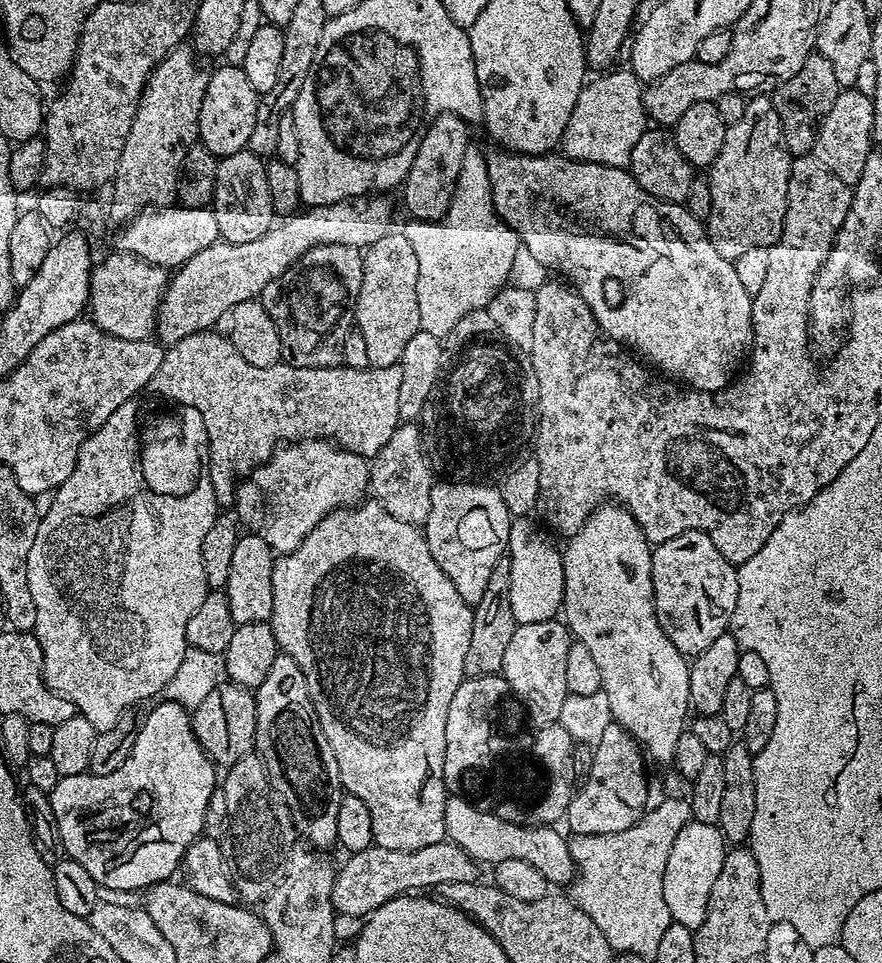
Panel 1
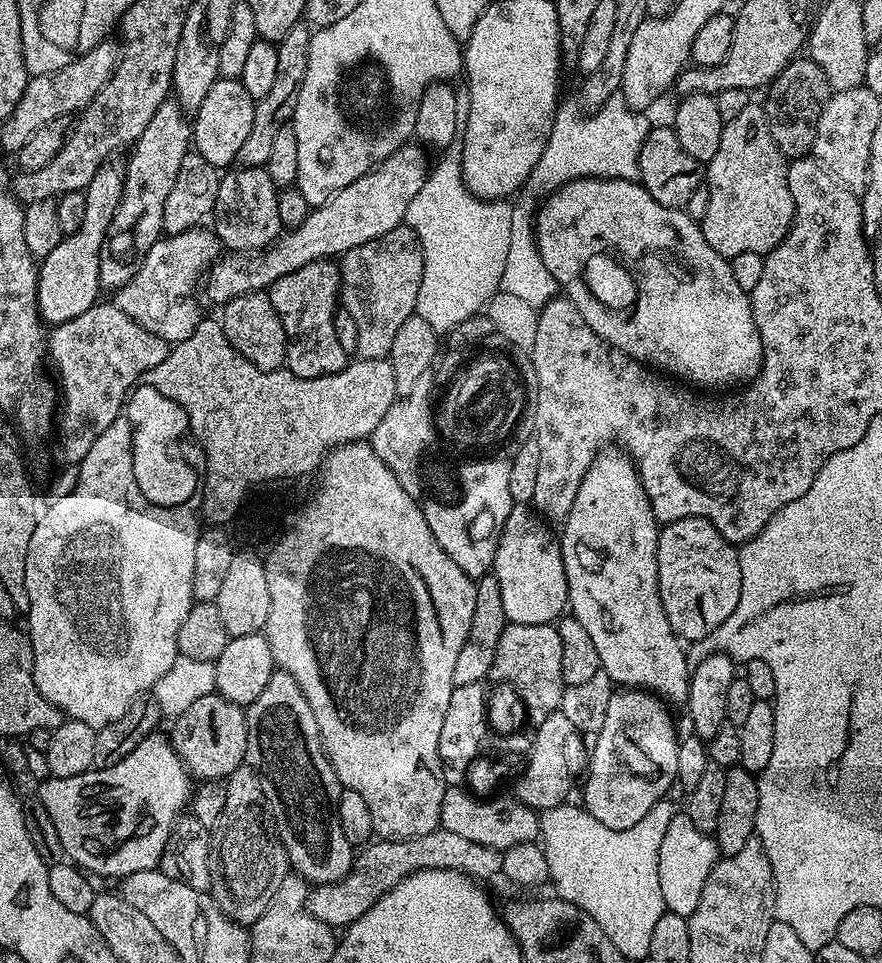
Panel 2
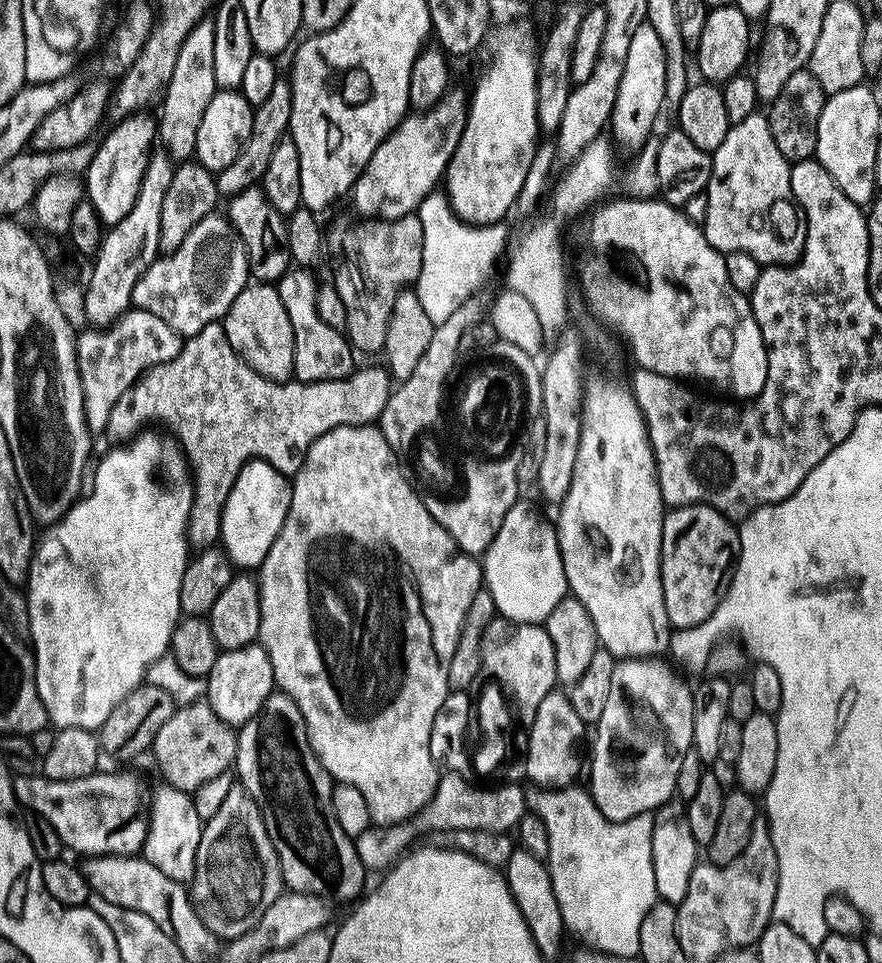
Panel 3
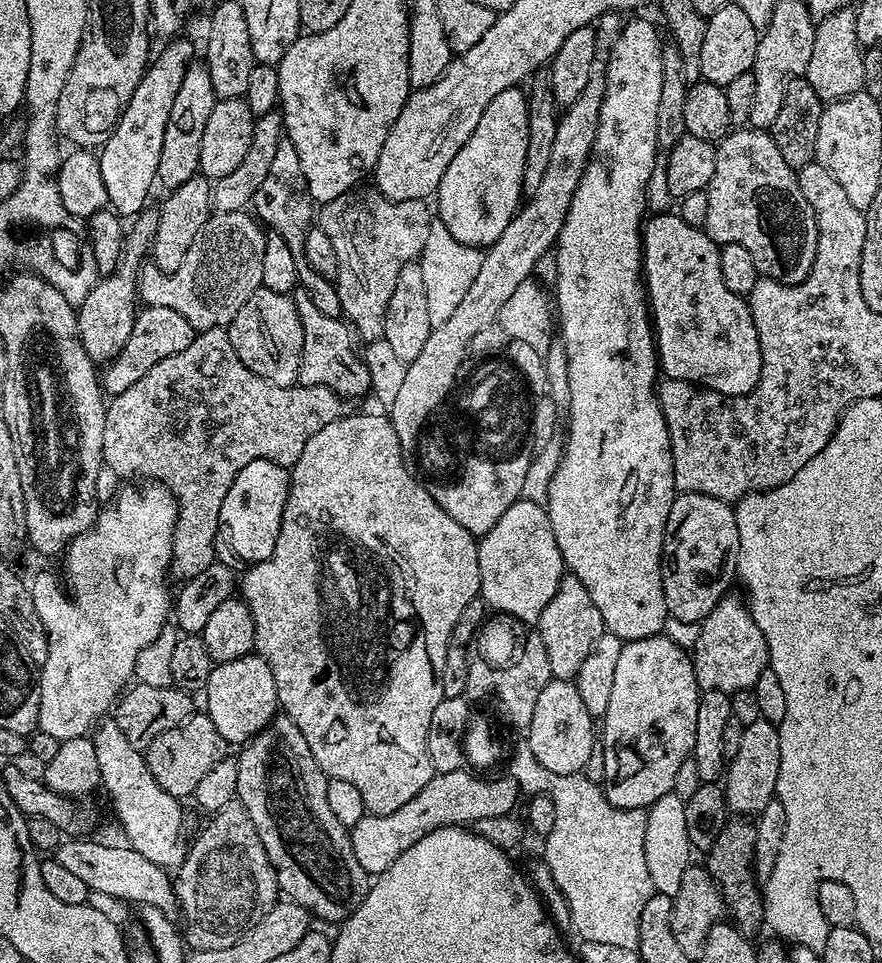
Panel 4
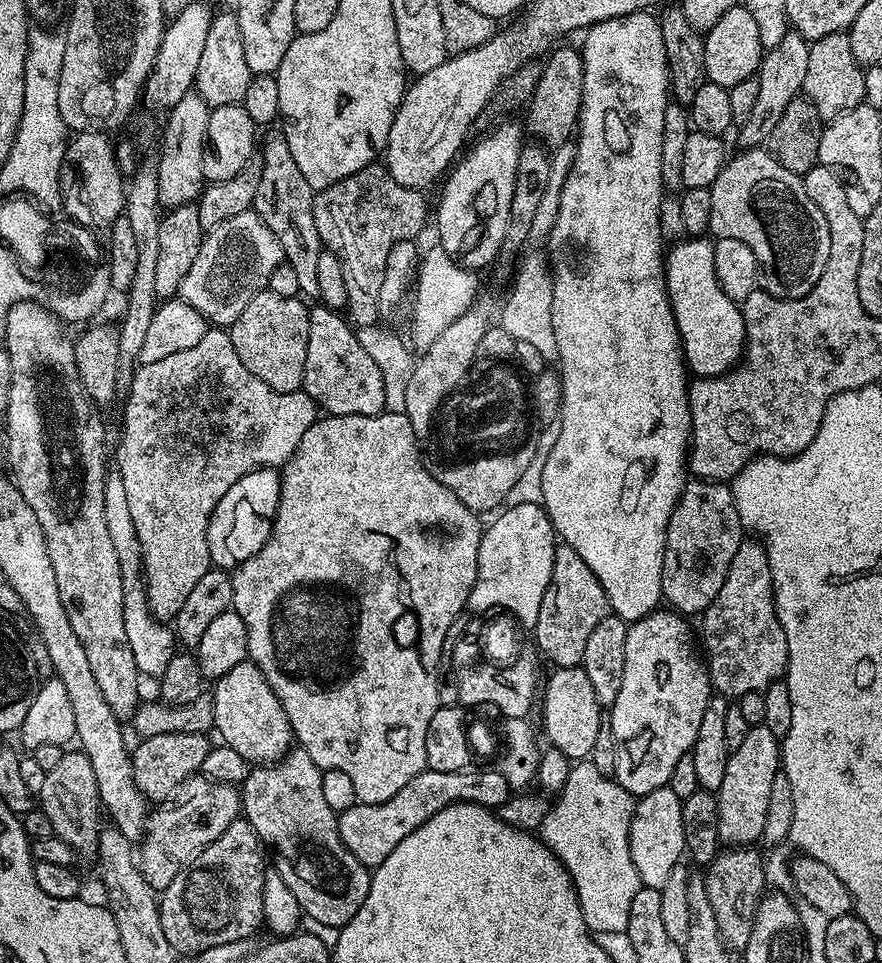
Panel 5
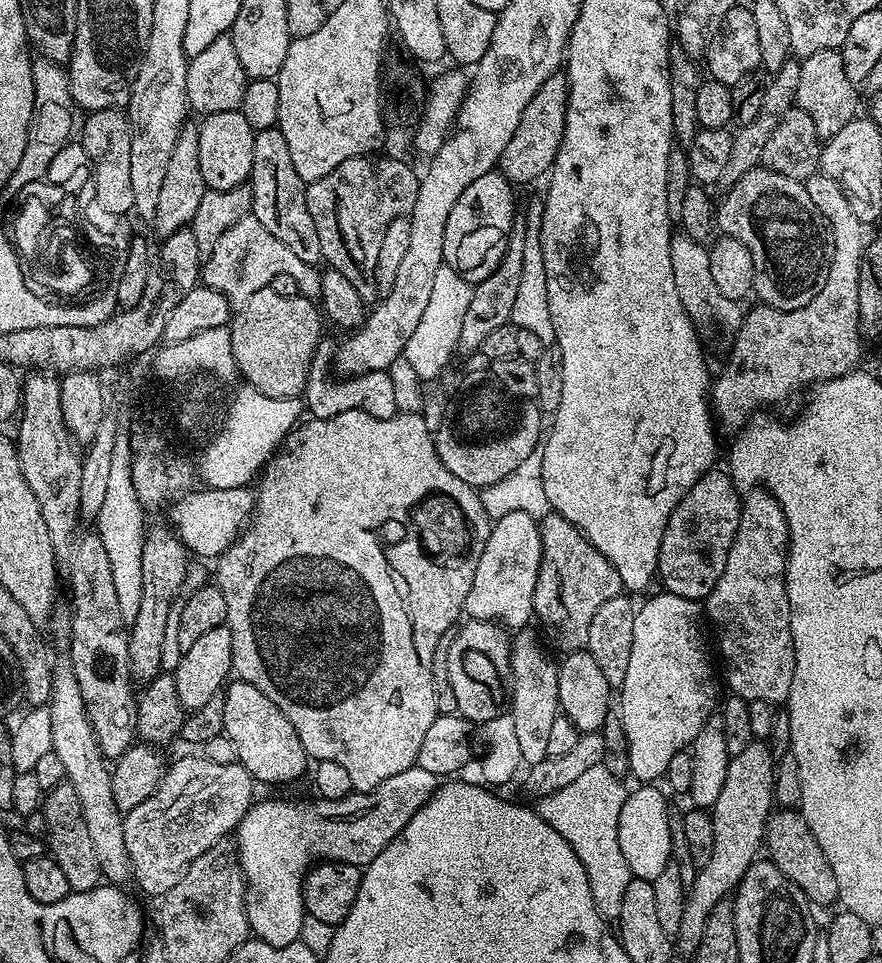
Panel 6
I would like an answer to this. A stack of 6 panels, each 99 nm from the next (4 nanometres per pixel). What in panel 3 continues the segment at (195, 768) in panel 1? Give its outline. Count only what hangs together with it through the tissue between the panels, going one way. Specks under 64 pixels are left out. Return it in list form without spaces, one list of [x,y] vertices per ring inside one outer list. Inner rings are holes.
[[[97,770],[91,772],[88,776],[82,778],[74,778],[73,780],[55,780],[43,774],[20,774],[13,779],[12,789],[16,795],[17,805],[28,807],[29,813],[46,818],[46,822],[50,822],[50,826],[54,826],[54,830],[58,830],[58,838],[62,838],[65,849],[76,852],[81,852],[81,857],[87,858],[90,856],[135,856],[143,849],[148,834],[148,809],[145,807],[146,788],[140,785],[140,780],[132,772],[104,772],[105,770]]]

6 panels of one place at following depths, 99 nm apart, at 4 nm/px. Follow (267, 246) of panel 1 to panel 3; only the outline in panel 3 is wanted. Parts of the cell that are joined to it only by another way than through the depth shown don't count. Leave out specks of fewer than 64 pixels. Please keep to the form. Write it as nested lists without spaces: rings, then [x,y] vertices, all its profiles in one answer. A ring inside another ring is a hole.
[[[449,90],[433,108],[413,111],[405,116],[397,128],[393,128],[387,138],[374,150],[374,158],[362,170],[356,179],[356,185],[351,190],[350,201],[364,218],[377,220],[397,220],[403,216],[413,215],[431,192],[437,191],[438,185],[443,181],[444,171],[448,168],[450,158],[462,138],[462,130],[466,126],[468,117],[469,97],[456,90]]]

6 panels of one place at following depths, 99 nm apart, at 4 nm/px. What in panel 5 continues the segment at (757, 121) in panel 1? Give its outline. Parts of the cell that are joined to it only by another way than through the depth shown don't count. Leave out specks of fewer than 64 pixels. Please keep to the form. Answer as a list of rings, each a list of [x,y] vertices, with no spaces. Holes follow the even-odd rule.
[[[767,147],[746,148],[727,161],[714,178],[710,188],[710,226],[708,232],[716,238],[738,238],[754,250],[760,271],[759,287],[774,298],[797,300],[814,290],[822,270],[826,270],[826,258],[830,258],[830,226],[818,206],[806,194],[803,179],[776,160]]]

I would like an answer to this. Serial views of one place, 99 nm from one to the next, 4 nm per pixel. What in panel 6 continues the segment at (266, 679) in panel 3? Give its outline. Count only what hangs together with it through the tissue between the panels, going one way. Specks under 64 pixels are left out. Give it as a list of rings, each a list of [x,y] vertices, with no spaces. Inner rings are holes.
[[[233,679],[223,689],[226,702],[226,718],[223,735],[234,742],[236,759],[261,784],[288,784],[310,768],[310,758],[286,714],[258,690],[258,686],[250,686],[244,680]]]

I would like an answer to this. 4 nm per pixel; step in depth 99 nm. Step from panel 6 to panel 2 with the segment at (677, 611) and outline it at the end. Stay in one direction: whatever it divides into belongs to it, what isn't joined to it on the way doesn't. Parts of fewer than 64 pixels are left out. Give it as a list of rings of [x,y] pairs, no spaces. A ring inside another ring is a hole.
[[[628,686],[613,691],[610,706],[606,706],[606,722],[602,722],[599,732],[595,733],[596,745],[593,748],[591,745],[586,775],[582,780],[582,806],[591,816],[598,818],[602,826],[610,826],[610,830],[626,830],[635,826],[641,818],[646,818],[650,806],[654,806],[658,798],[669,795],[668,787],[677,783],[678,735],[667,707],[669,705],[661,697],[647,690]]]

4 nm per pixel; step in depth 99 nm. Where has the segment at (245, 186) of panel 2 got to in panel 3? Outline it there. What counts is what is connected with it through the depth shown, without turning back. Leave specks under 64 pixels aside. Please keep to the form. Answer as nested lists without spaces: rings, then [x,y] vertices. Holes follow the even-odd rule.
[[[255,186],[242,190],[237,196],[227,201],[226,215],[232,223],[240,240],[246,246],[248,270],[251,279],[256,282],[279,282],[293,267],[288,241],[288,221],[285,213],[274,210],[266,198],[263,187]]]

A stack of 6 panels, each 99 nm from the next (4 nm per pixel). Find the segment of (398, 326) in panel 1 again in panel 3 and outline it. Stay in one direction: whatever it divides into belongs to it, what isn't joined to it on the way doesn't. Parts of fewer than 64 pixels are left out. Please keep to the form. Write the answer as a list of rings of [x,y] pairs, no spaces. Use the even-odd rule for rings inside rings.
[[[419,215],[403,216],[397,220],[377,220],[364,218],[361,224],[352,224],[340,232],[336,240],[336,277],[334,283],[338,295],[346,306],[346,326],[344,332],[349,344],[357,353],[383,353],[386,342],[386,328],[390,326],[390,316],[394,314],[394,302],[400,292],[415,285],[422,270],[422,222]]]

